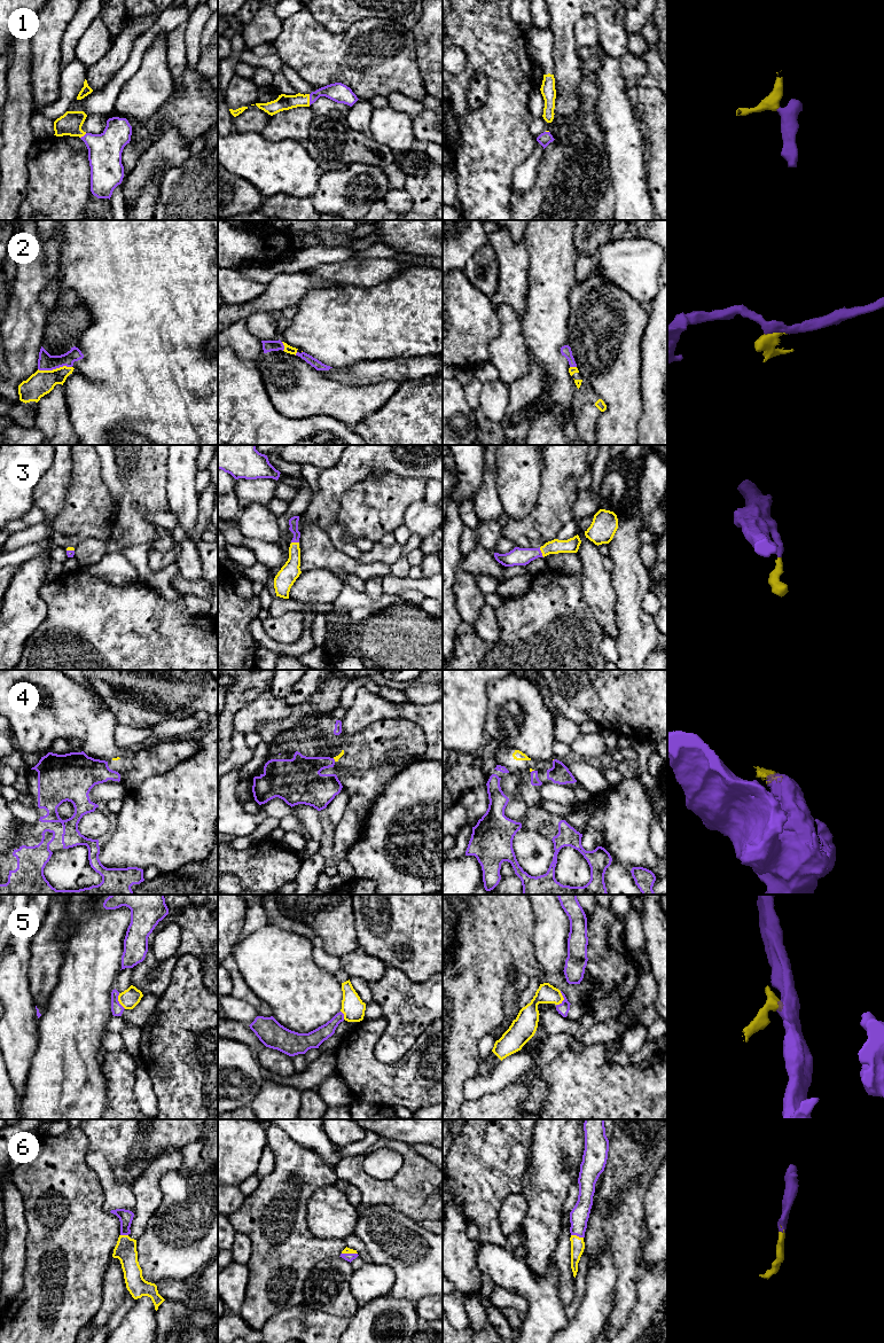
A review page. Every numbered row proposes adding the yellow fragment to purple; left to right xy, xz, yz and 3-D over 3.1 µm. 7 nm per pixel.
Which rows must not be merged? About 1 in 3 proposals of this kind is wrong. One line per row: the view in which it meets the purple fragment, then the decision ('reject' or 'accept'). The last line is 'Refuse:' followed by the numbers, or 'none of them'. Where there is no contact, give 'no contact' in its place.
1: meets purple in xz; accept
2: meets purple in xy; reject
3: meets purple in yz; accept
4: meets purple in xz; reject
5: meets purple in yz; reject
6: meets purple in yz; accept
Refuse: 2, 4, 5

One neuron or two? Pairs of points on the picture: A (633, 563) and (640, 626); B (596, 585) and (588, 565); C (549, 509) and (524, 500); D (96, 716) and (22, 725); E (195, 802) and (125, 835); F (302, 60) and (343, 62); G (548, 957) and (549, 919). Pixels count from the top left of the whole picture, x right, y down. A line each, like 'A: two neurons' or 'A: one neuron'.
A: one neuron
B: one neuron
C: two neurons
D: one neuron
E: one neuron
F: one neuron
G: one neuron

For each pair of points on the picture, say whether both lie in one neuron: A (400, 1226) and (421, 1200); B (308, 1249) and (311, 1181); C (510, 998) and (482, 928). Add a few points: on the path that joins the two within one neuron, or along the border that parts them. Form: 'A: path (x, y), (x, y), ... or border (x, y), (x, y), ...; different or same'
A: border (383, 1204), (396, 1209), (417, 1223); different
B: path (298, 1232), (298, 1201), (300, 1199); same
C: border (514, 971), (509, 975), (505, 991), (503, 1014); different

